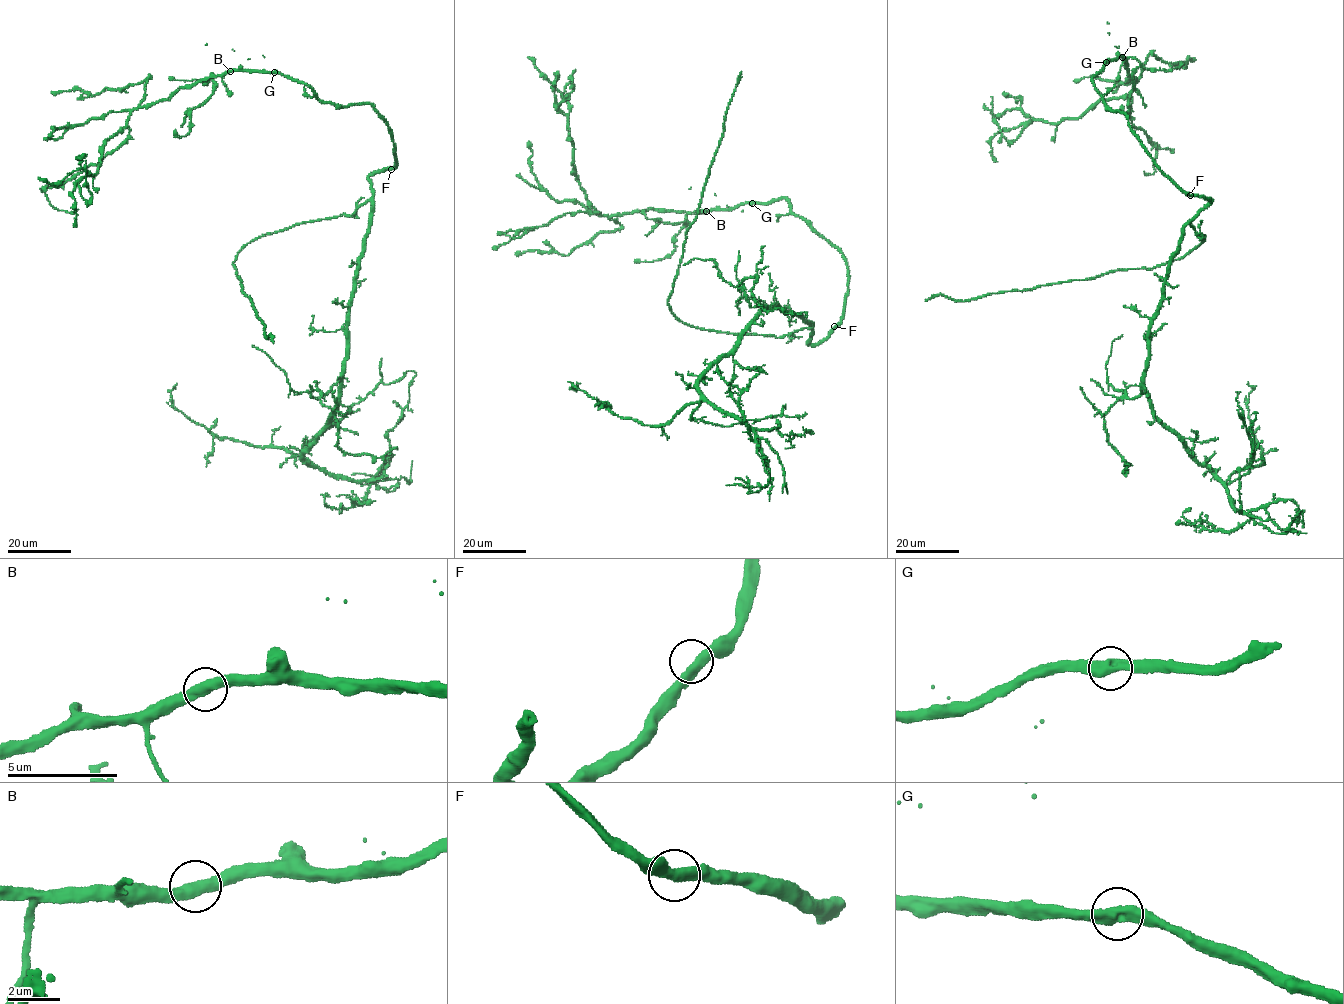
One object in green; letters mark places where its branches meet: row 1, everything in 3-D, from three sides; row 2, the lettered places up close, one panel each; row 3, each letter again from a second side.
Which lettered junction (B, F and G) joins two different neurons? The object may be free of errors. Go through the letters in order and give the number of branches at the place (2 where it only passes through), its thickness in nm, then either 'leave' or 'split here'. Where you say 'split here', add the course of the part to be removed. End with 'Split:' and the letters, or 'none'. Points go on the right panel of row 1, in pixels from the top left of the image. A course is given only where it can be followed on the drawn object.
B: branches 2; calibre 460 nm; leave
F: branches 2; calibre 440 nm; leave
G: branches 2; calibre 480 nm; leave
Split: none

